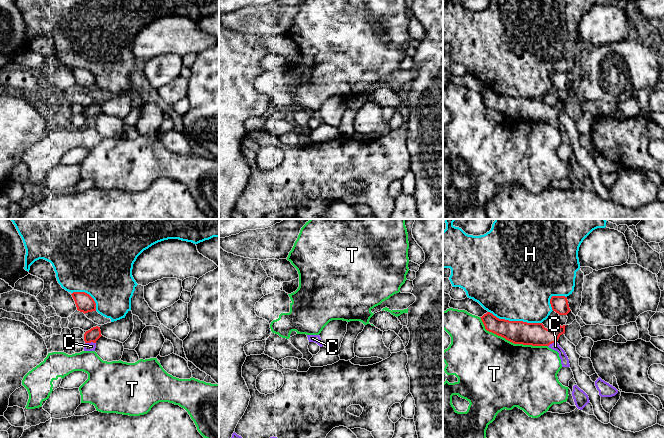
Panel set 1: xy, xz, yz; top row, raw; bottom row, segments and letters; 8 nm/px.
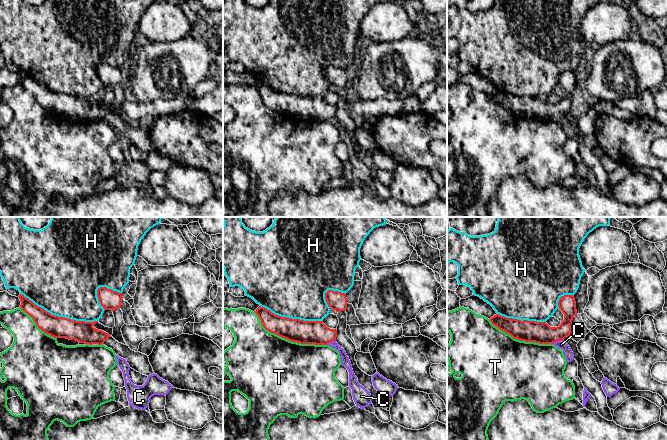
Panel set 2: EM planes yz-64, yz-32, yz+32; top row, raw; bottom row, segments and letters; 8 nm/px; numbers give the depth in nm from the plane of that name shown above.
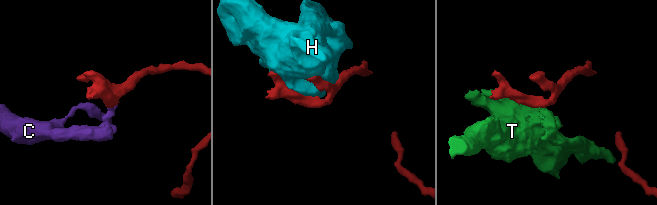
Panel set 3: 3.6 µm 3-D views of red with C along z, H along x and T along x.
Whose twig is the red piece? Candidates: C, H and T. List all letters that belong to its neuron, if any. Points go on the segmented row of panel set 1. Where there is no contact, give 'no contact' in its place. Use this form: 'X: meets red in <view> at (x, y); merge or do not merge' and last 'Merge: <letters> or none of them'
C: meets red in xy at (90, 342); merge
H: meets red in yz at (515, 321); do not merge
T: meets red in yz at (511, 341); do not merge
Merge: C

